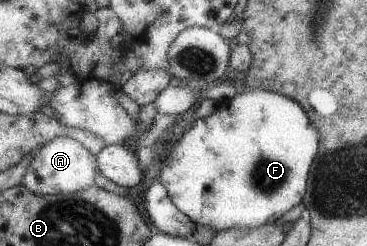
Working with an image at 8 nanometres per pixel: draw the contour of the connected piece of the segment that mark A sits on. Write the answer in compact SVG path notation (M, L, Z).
M57 136L43 144L43 147L33 155L31 163L23 177L22 185L31 193L39 195L70 194L83 191L95 184L97 159L80 141L67 136Z

